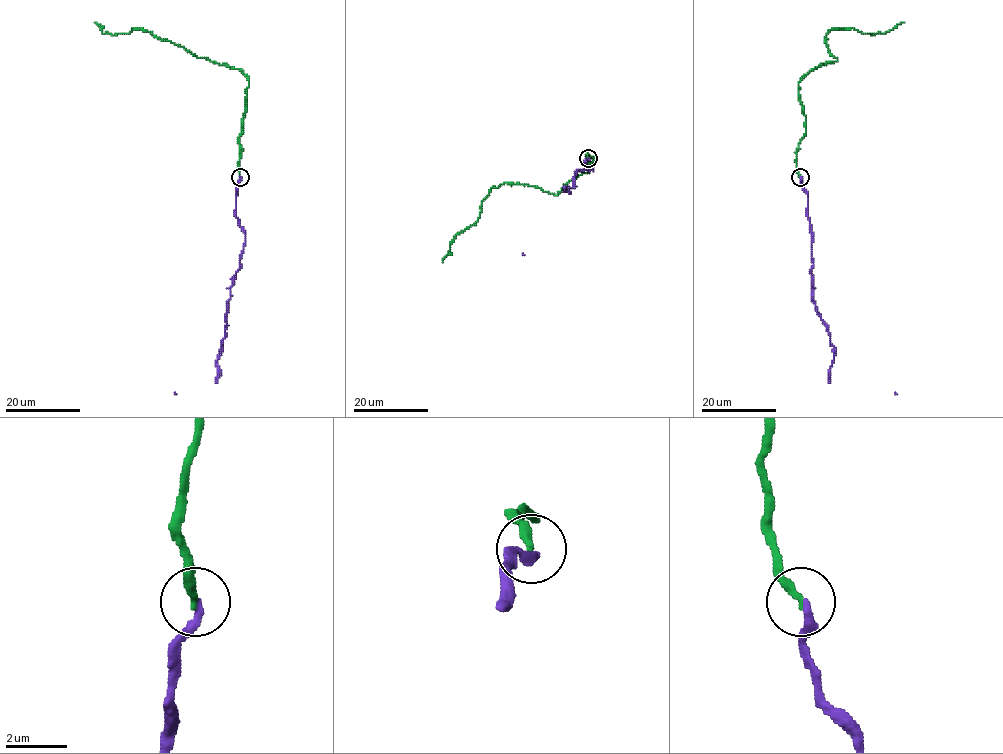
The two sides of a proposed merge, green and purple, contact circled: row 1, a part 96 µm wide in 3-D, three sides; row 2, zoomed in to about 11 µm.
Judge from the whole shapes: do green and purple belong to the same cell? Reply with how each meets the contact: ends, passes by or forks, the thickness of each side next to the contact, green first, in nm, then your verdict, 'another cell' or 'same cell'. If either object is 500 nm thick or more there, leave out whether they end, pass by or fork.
green ends there; purple ends there; 280 nm thick on the green side, 300 nm on the other; same cell

